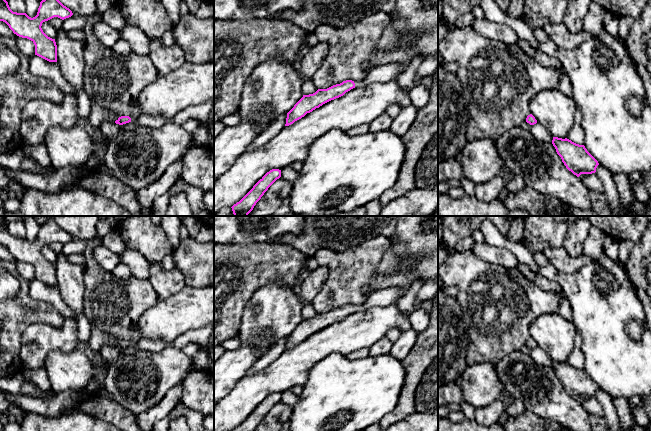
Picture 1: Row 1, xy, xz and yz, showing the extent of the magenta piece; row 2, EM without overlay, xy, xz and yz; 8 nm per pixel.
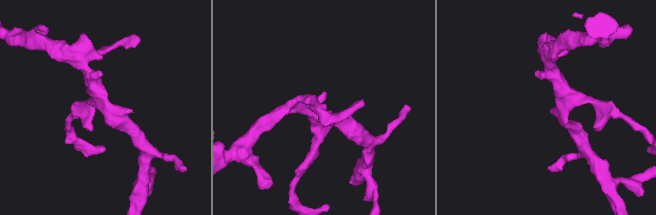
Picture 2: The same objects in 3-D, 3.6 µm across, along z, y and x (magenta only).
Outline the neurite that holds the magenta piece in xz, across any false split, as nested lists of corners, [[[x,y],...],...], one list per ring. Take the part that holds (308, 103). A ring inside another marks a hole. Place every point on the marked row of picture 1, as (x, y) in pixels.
[[[402,63],[386,64],[371,69],[366,78],[360,82],[346,80],[327,89],[318,89],[313,94],[303,95],[303,97],[287,113],[285,126],[293,124],[295,121],[304,117],[307,113],[312,112],[331,100],[343,96],[353,88],[363,87],[376,82],[388,82],[392,79],[396,79],[403,71],[404,65]]]

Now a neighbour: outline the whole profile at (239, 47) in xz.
[[[255,19],[249,21],[214,20],[214,123],[239,110],[243,86],[253,69],[262,62],[281,57],[291,65],[297,65],[298,53],[304,46],[307,32],[288,20]]]

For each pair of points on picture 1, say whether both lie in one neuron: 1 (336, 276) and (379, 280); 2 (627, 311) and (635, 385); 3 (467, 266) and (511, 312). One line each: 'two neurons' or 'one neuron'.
1: two neurons
2: one neuron
3: one neuron

